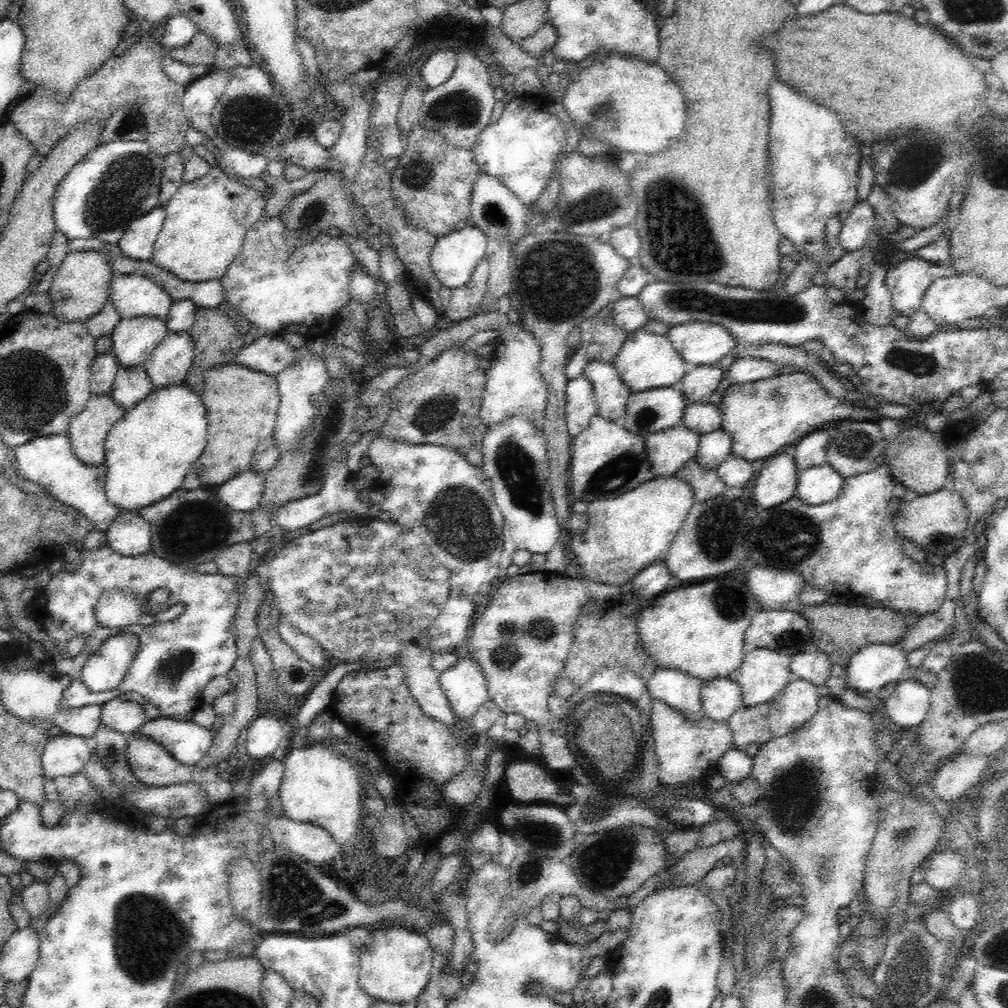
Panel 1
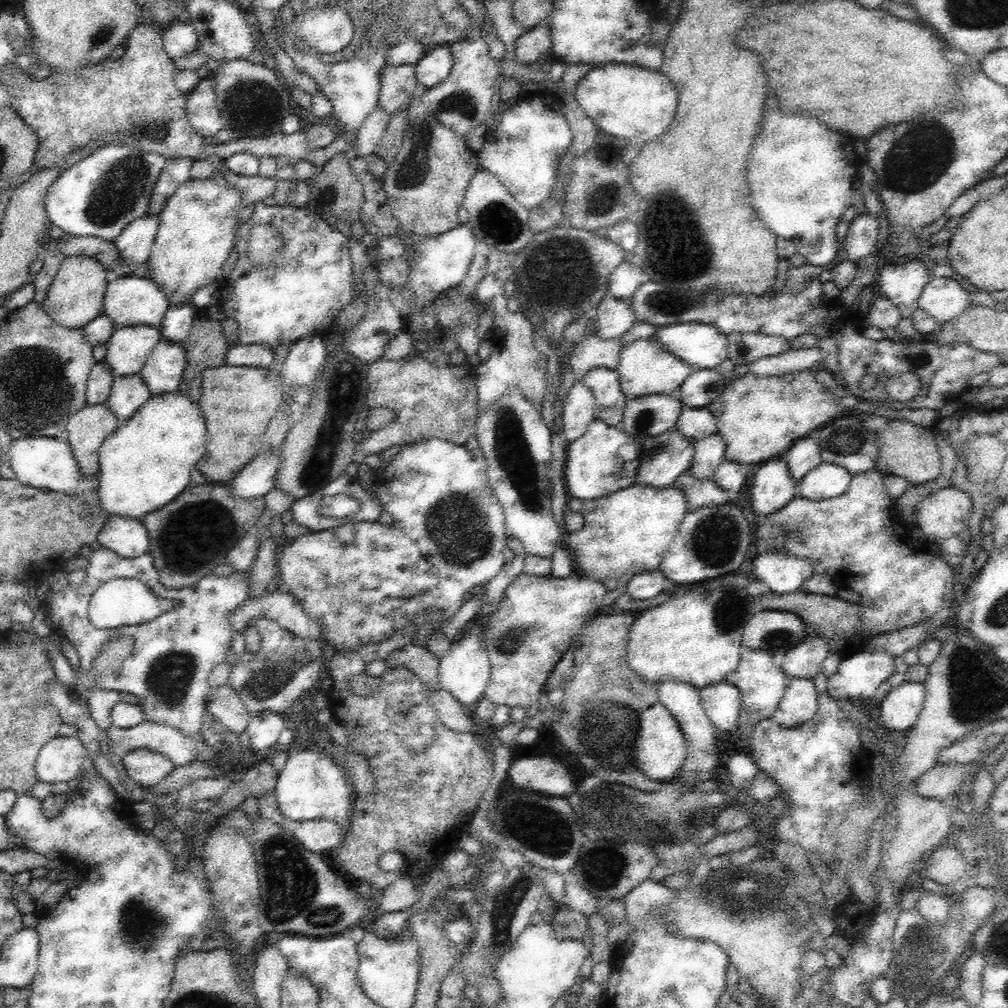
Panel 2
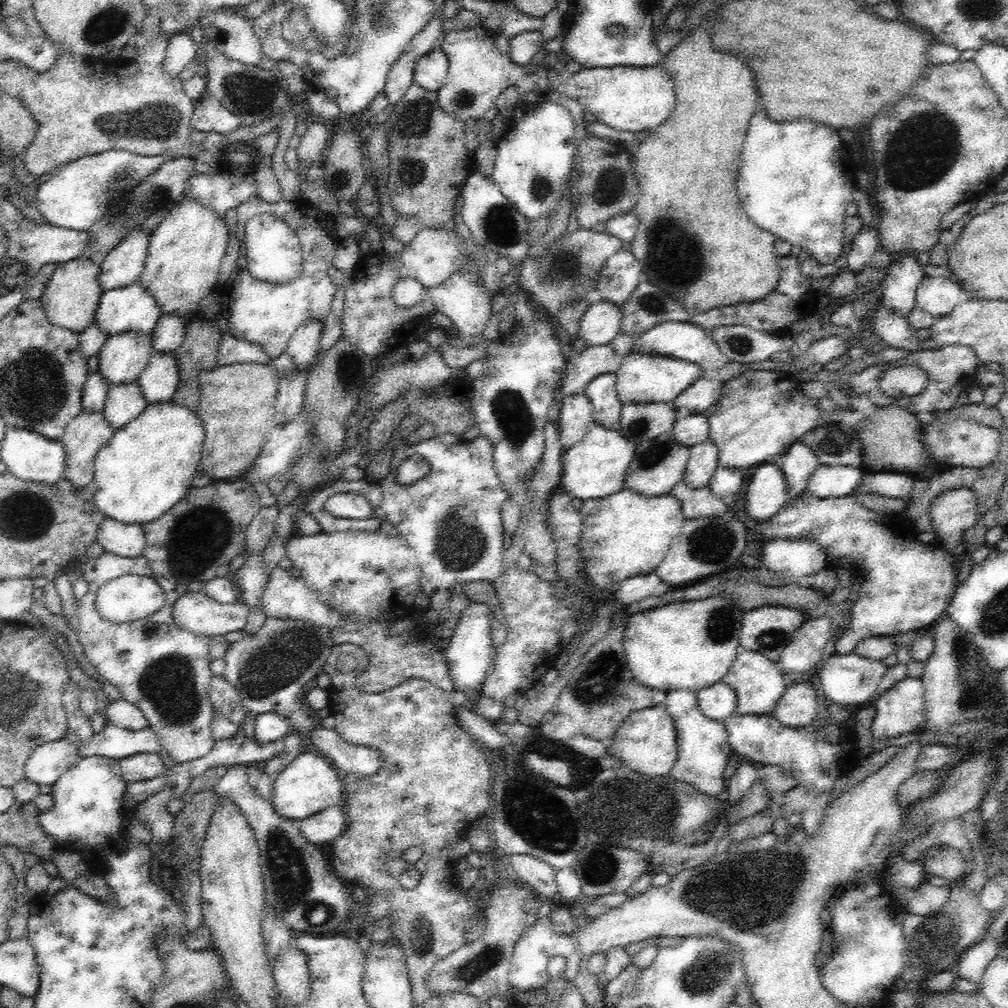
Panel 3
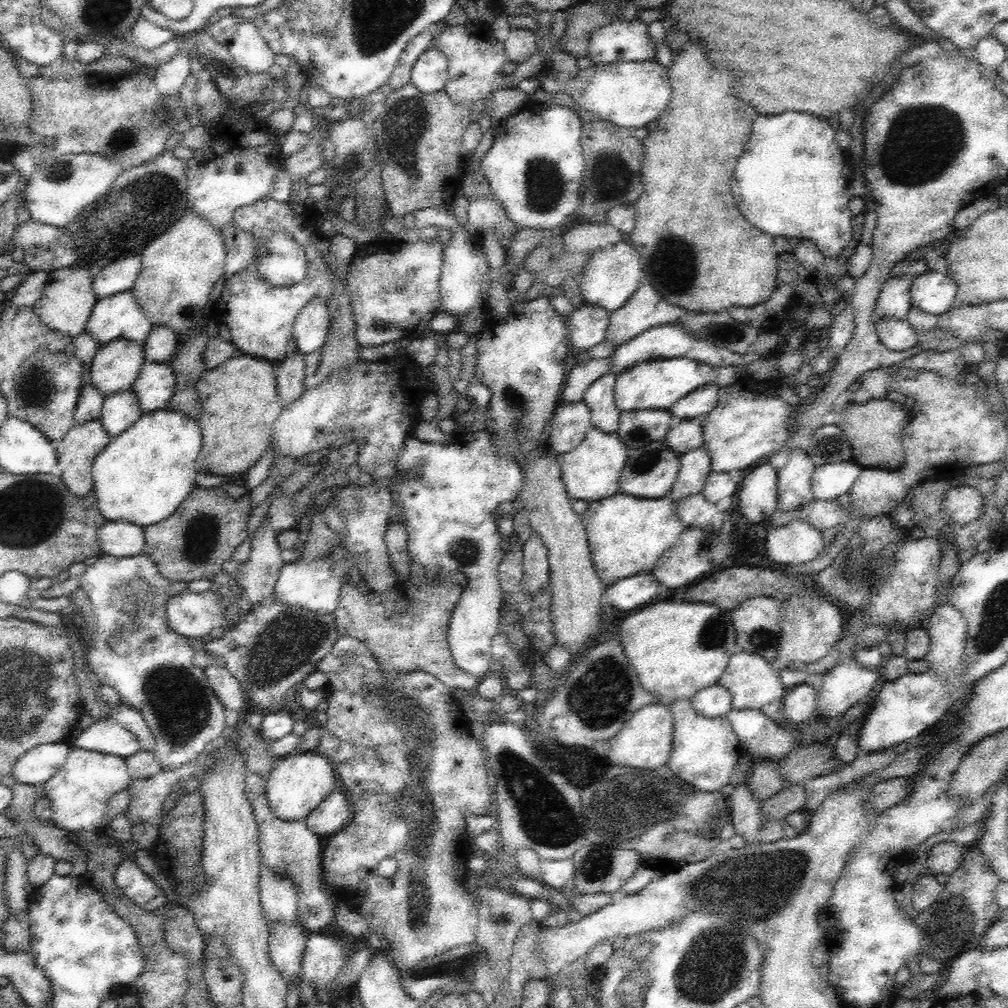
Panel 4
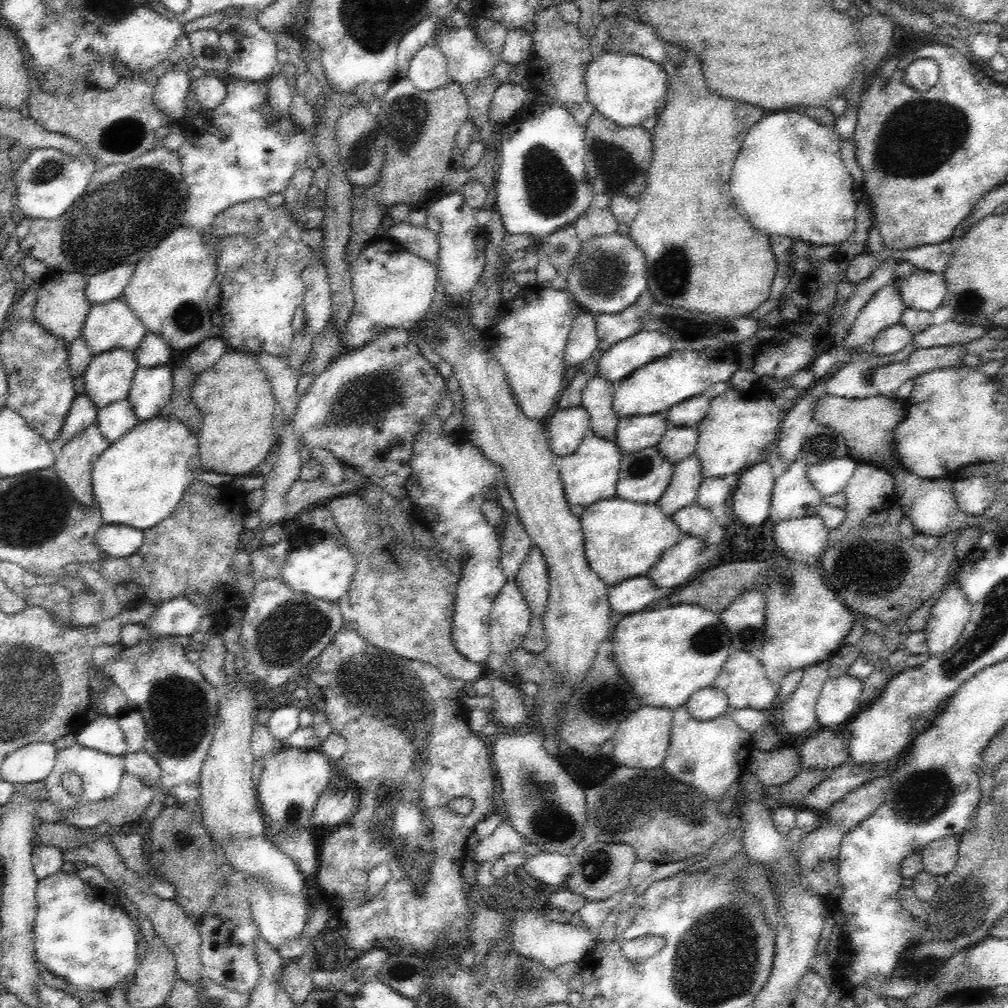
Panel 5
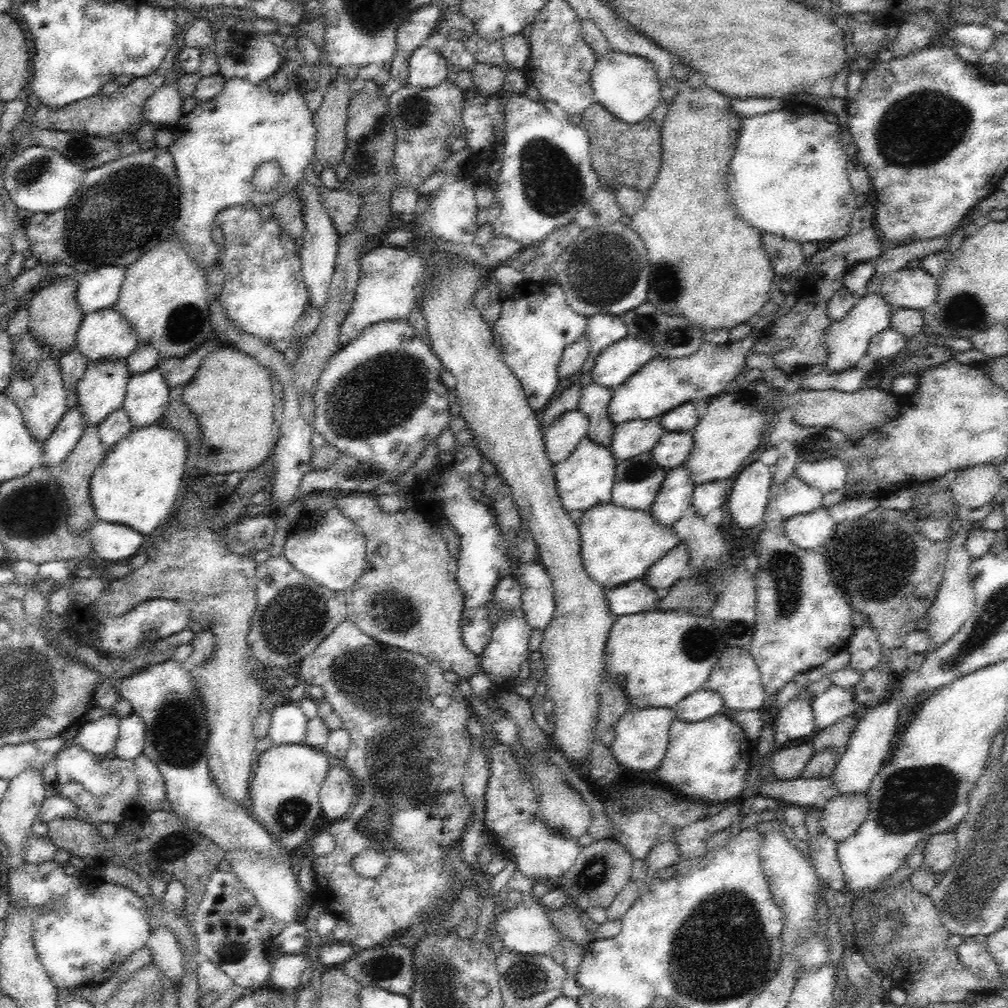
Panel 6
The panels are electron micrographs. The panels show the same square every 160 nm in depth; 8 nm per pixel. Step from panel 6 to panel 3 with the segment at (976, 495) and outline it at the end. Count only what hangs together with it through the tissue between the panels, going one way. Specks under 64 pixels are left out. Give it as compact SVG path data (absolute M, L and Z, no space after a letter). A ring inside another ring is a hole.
M971 488L946 490L934 499L929 517L935 530L936 543L960 557L962 536L977 524L977 496Z

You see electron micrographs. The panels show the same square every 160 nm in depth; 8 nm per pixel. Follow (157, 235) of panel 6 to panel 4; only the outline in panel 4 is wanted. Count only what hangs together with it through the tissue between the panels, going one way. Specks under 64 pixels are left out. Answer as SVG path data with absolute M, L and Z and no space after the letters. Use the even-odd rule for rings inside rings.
M164 151L158 156L124 170L102 196L89 204L82 212L78 212L68 226L60 228L60 236L52 244L44 246L26 246L23 261L30 266L30 270L45 270L47 273L66 267L84 267L96 276L113 260L122 258L130 252L140 252L144 246L156 240L160 234L166 232L177 220L187 214L187 163L176 158L172 151Z

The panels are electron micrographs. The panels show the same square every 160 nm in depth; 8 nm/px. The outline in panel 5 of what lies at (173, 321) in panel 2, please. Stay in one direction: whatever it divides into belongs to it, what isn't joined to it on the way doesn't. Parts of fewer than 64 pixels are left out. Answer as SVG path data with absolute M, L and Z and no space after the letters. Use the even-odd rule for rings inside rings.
M151 332L144 335L134 355L137 364L142 368L173 364L178 356L166 340Z

